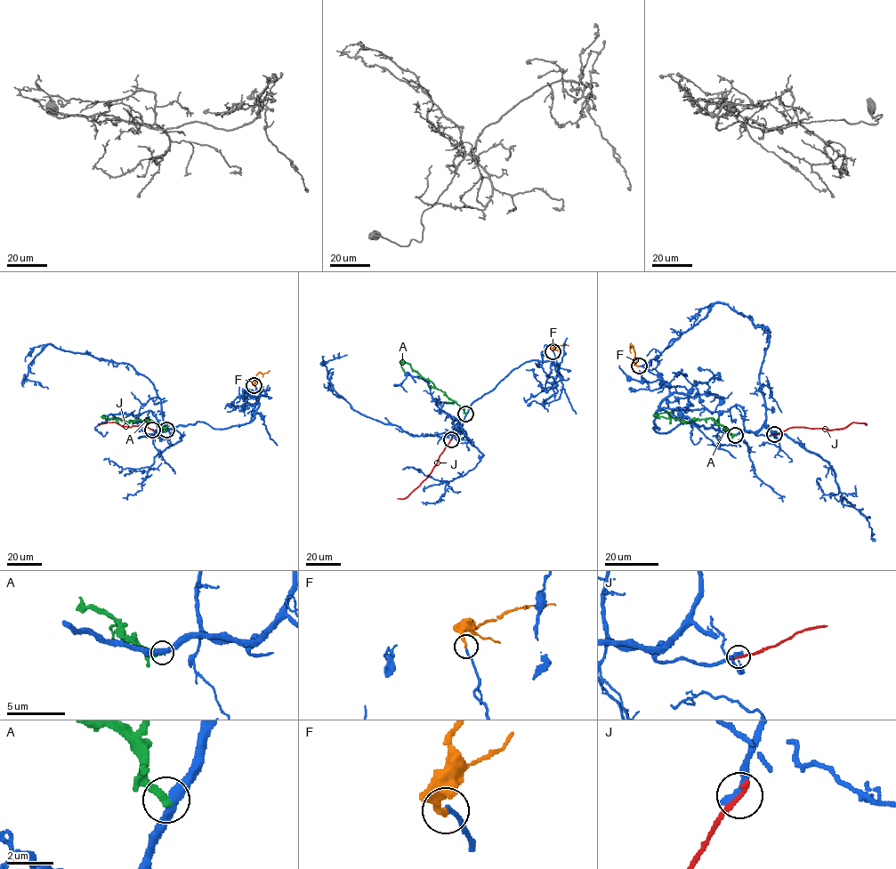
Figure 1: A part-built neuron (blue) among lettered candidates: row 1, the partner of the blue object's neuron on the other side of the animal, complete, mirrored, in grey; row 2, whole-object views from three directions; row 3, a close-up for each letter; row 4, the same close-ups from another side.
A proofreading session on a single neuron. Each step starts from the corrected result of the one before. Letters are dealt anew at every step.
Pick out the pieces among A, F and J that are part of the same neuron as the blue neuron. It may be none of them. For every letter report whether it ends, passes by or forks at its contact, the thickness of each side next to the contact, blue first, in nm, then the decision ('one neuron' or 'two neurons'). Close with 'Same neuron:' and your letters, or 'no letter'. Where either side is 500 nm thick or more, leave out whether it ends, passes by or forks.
A: it ends | 400/360 nm | two neurons
F: it ends | 200/240 nm | one neuron
J: it ends | 400/240 nm | two neurons
Same neuron: F

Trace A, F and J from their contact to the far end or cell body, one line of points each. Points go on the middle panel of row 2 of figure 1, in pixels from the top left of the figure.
A: (465, 414), (444, 392), (415, 372), (409, 364), (402, 362), (401, 367), (405, 373)
F: (552, 350), (563, 345), (569, 346)
J: (451, 439), (430, 474), (407, 496), (398, 498)

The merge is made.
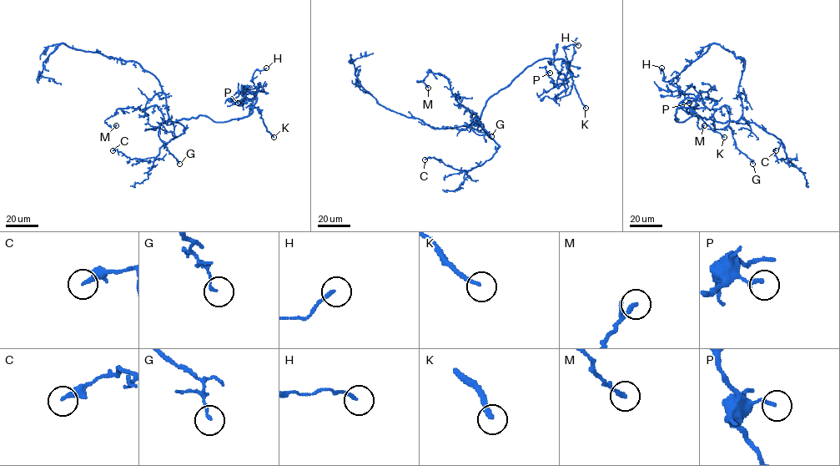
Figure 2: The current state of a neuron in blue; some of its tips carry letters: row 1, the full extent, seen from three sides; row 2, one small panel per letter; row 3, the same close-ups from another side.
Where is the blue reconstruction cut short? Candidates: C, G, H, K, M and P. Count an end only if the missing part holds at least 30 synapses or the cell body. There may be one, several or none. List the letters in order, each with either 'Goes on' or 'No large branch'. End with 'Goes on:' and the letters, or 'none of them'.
C: No large branch
G: No large branch
H: No large branch
K: Goes on
M: No large branch
P: No large branch
Goes on: K

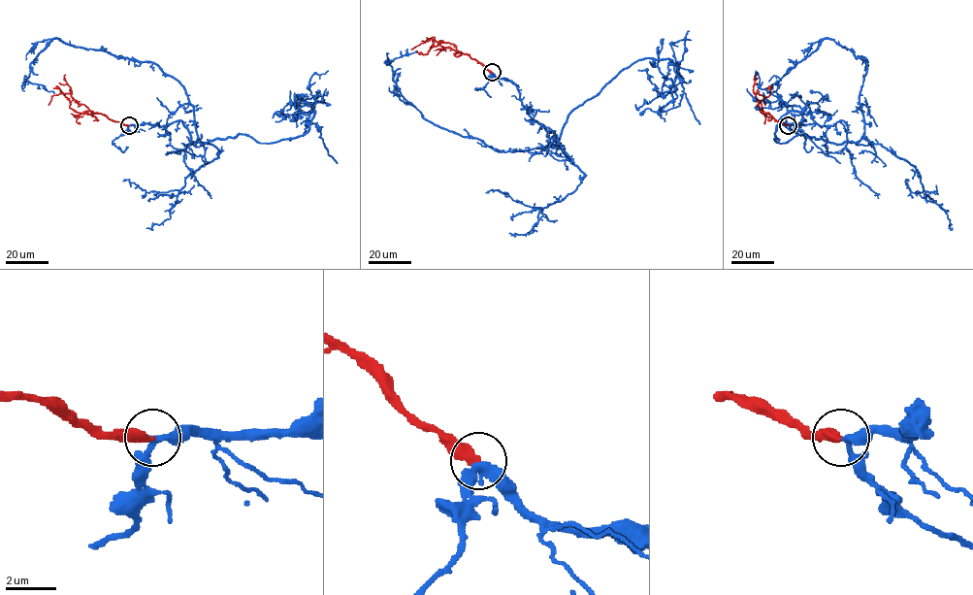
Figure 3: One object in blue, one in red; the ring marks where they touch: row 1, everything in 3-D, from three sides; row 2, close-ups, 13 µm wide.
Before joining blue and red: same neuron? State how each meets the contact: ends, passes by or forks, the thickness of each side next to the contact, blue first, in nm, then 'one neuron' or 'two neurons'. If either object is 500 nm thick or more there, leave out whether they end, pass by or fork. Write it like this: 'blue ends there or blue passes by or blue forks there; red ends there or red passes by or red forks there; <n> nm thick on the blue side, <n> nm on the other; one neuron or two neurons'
blue passes by; red ends there; 280 nm thick on the blue side, 400 nm on the other; one neuron

